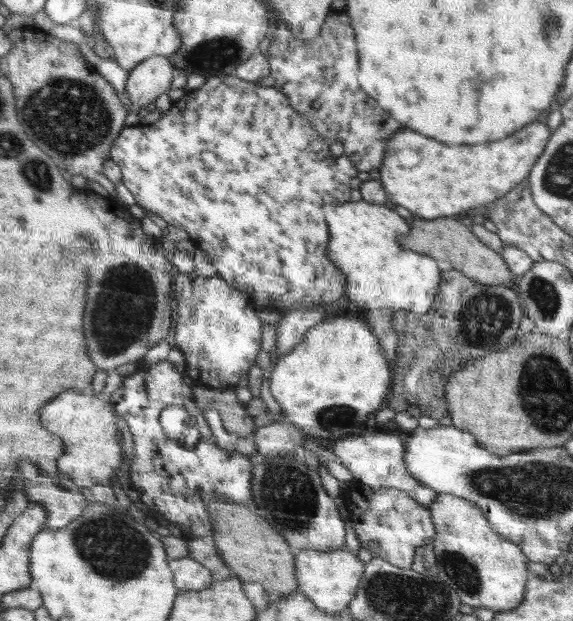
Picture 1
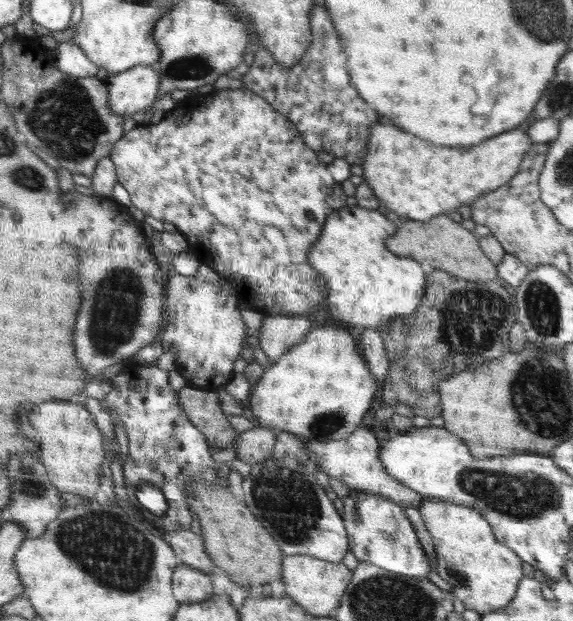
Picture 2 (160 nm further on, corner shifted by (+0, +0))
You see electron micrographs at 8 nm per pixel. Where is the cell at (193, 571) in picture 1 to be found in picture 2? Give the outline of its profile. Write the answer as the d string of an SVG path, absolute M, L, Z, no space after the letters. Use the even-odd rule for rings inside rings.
M181 564L178 569L175 569L172 582L175 598L180 601L180 604L209 601L216 595L211 576L196 567Z

